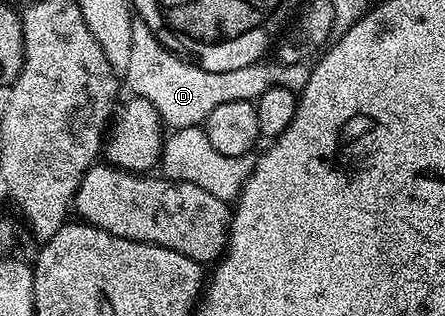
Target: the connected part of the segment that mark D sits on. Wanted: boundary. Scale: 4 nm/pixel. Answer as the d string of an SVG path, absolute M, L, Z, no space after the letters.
M135 20L132 27L132 56L124 71L124 81L130 84L133 96L150 101L159 111L163 126L176 130L201 126L208 115L212 115L212 111L223 103L257 102L258 97L264 95L264 91L272 91L272 87L301 91L308 83L309 64L284 65L271 61L263 59L248 67L236 67L236 71L208 71L166 49L143 21Z

